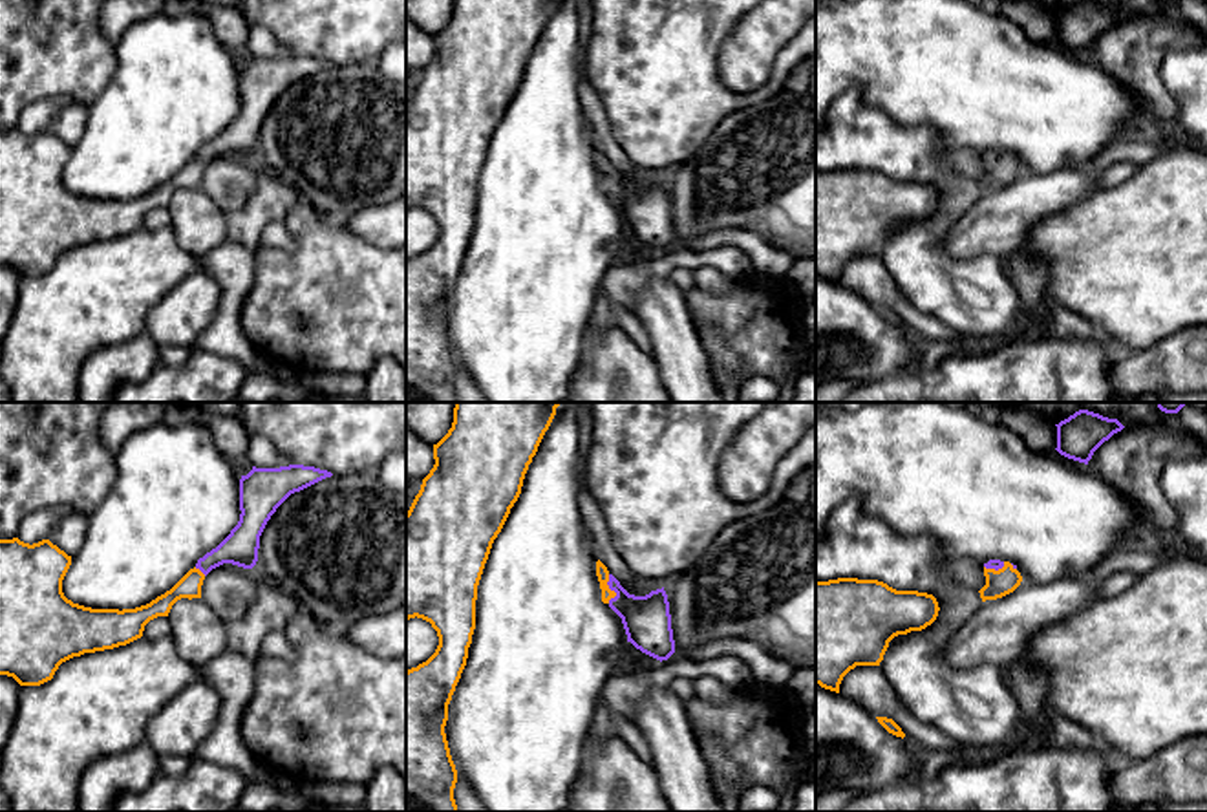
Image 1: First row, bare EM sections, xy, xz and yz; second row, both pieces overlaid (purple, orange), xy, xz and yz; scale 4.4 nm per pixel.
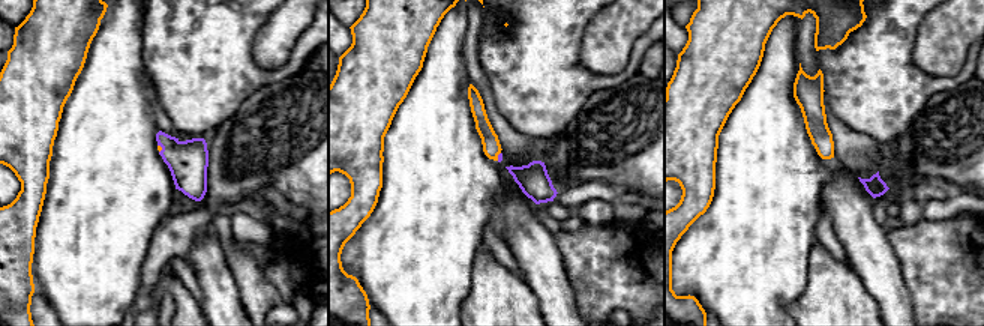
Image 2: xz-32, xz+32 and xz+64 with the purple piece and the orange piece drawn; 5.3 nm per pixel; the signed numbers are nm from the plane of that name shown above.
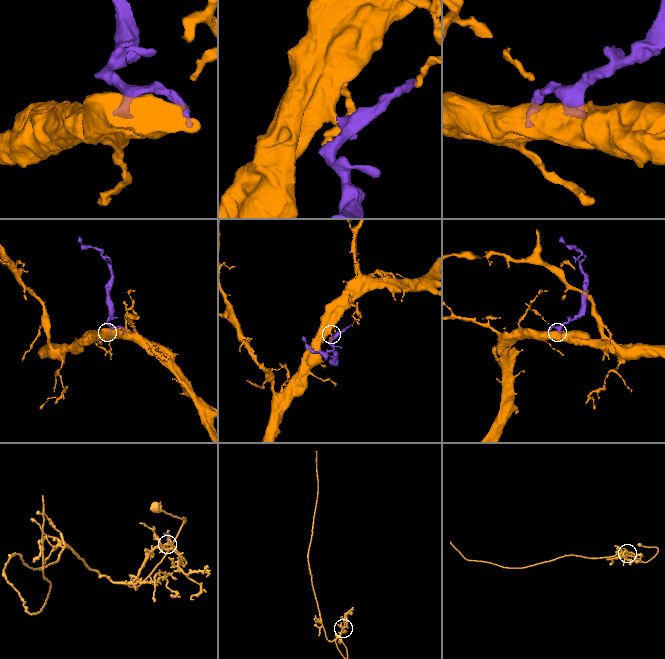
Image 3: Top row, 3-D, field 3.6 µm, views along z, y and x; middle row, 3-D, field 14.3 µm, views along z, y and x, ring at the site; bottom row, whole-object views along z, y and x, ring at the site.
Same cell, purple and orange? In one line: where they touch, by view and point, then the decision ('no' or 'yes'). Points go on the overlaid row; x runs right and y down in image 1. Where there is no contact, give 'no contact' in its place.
xz (611, 589) | yes

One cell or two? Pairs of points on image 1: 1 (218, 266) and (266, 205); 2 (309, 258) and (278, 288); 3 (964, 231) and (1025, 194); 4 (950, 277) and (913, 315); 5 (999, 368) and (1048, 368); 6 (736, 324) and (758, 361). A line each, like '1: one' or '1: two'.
1: two
2: one
3: one
4: two
5: one
6: one

